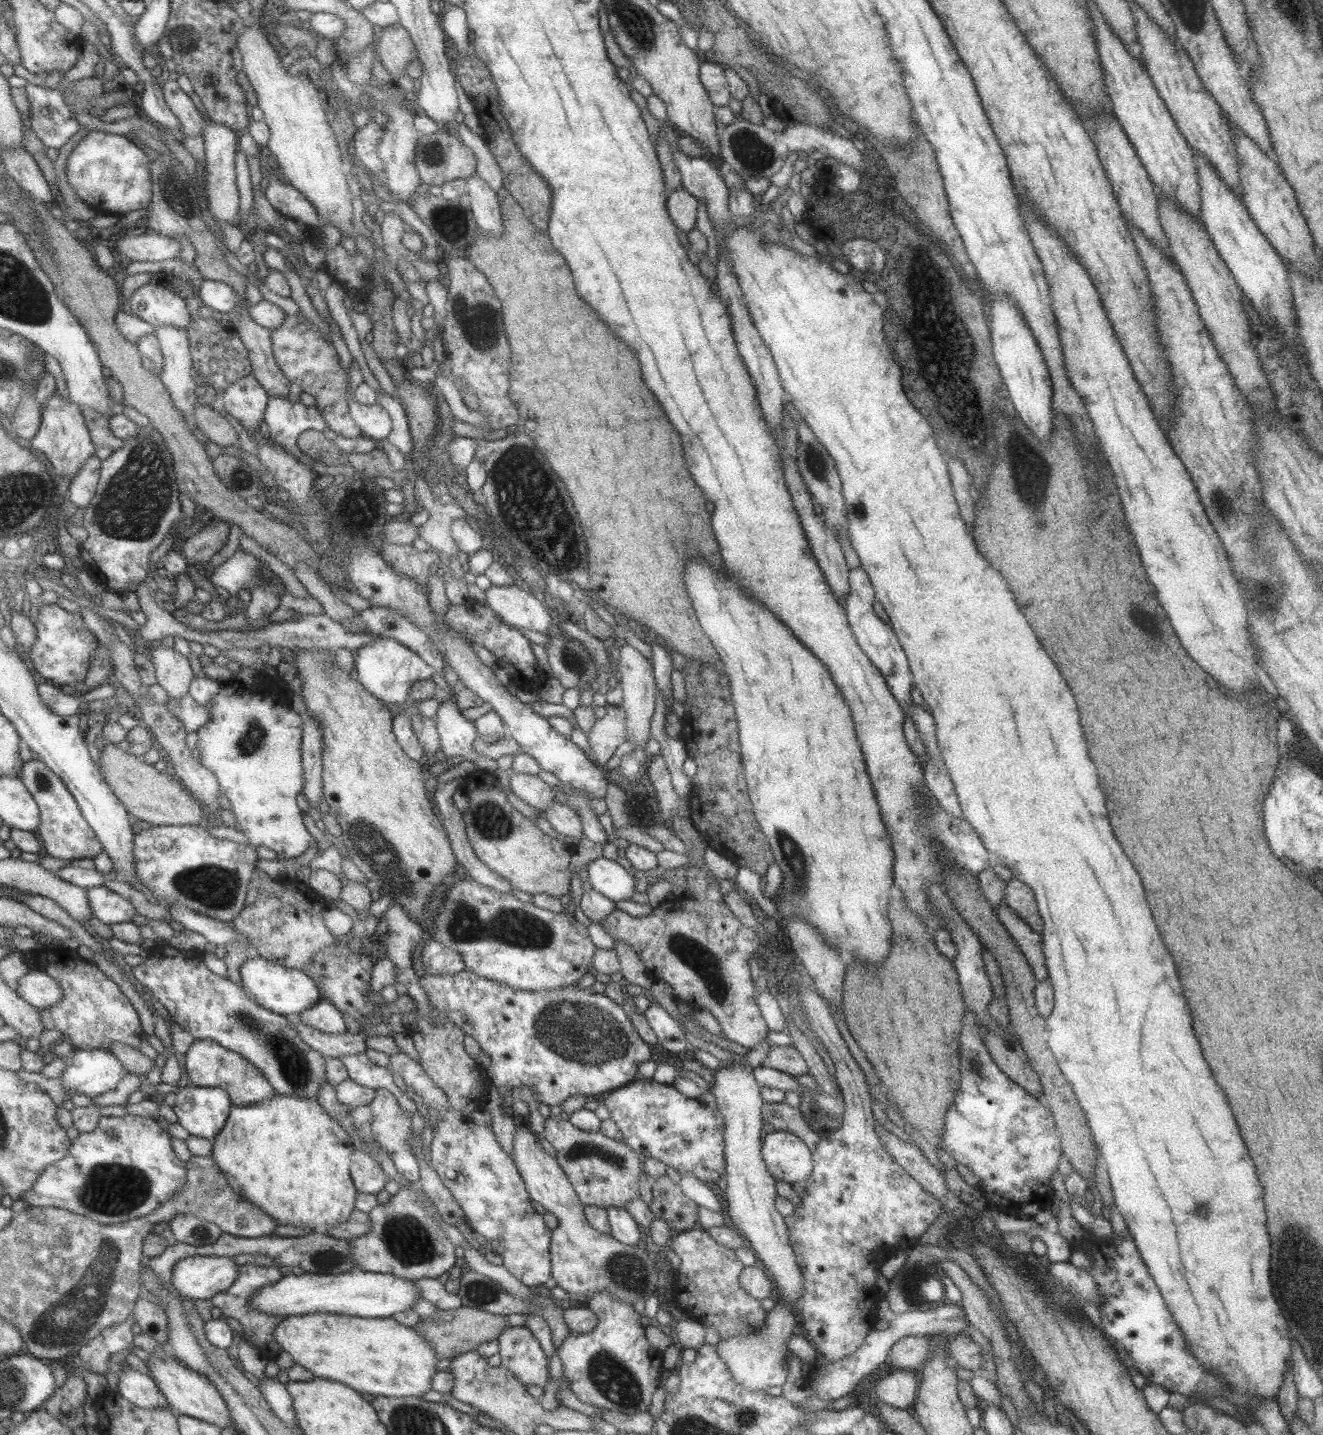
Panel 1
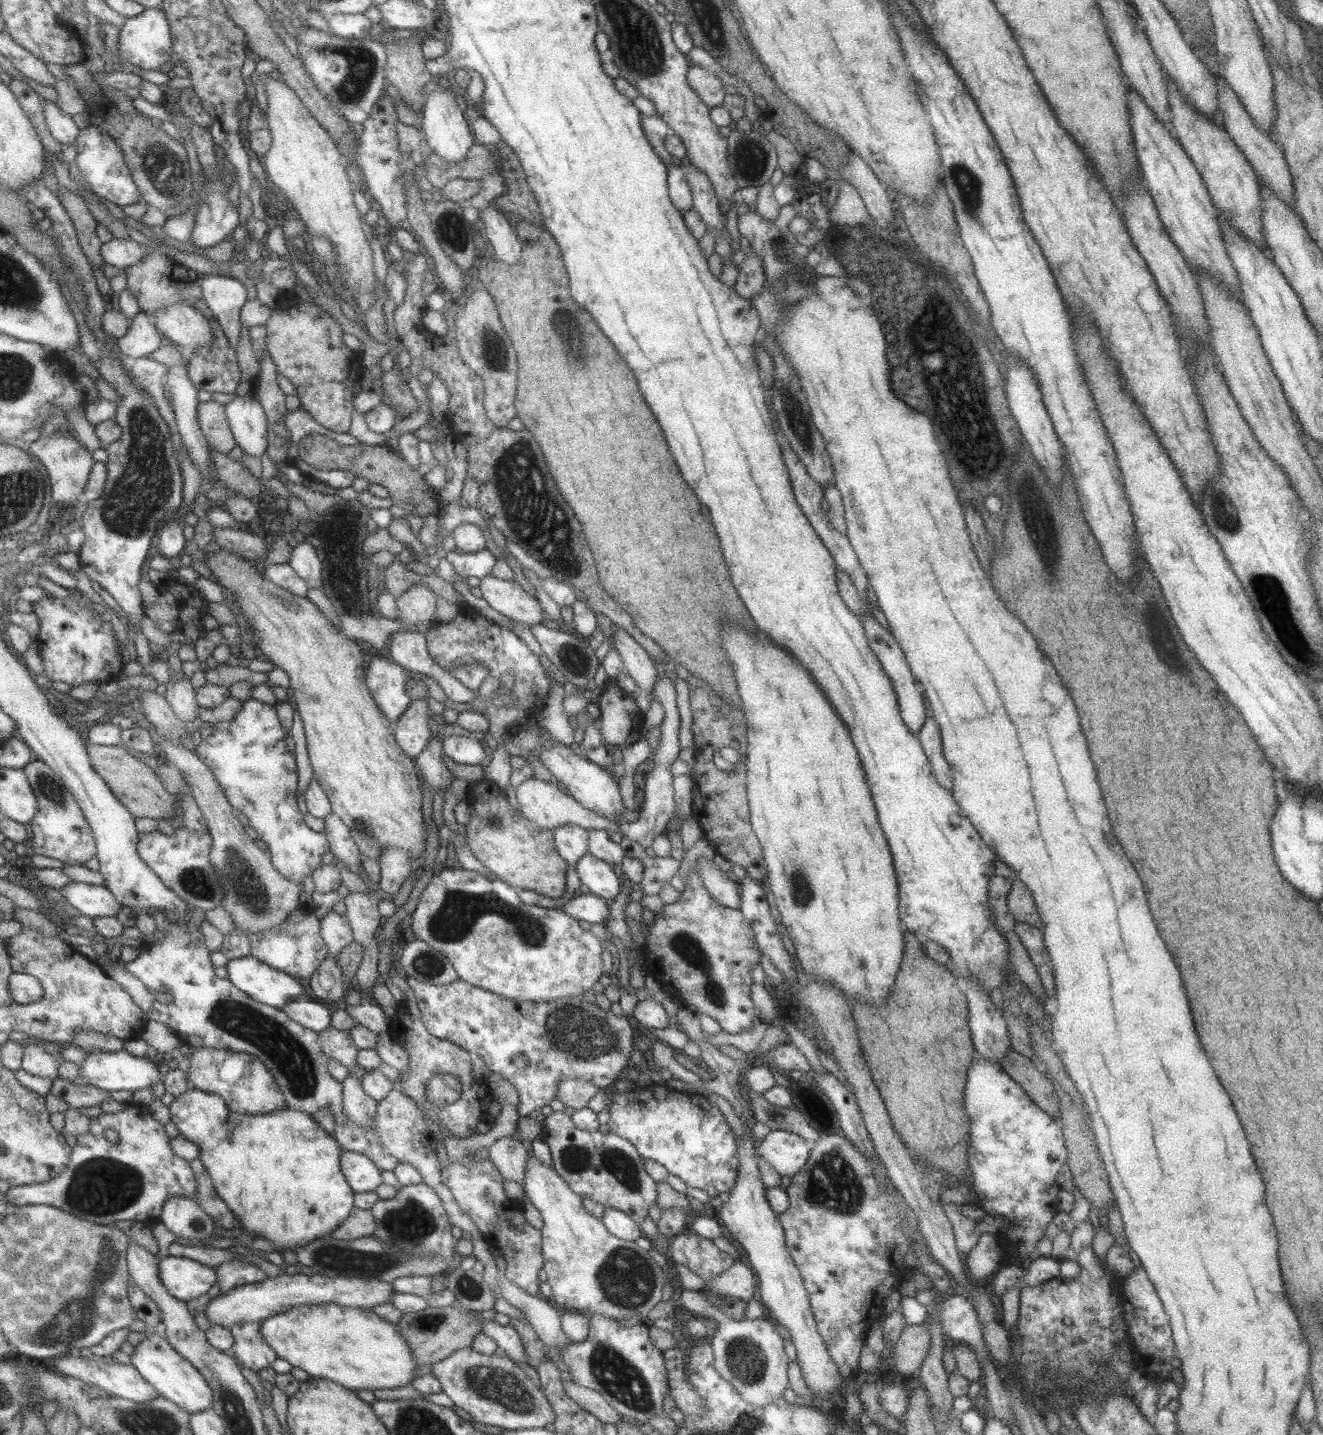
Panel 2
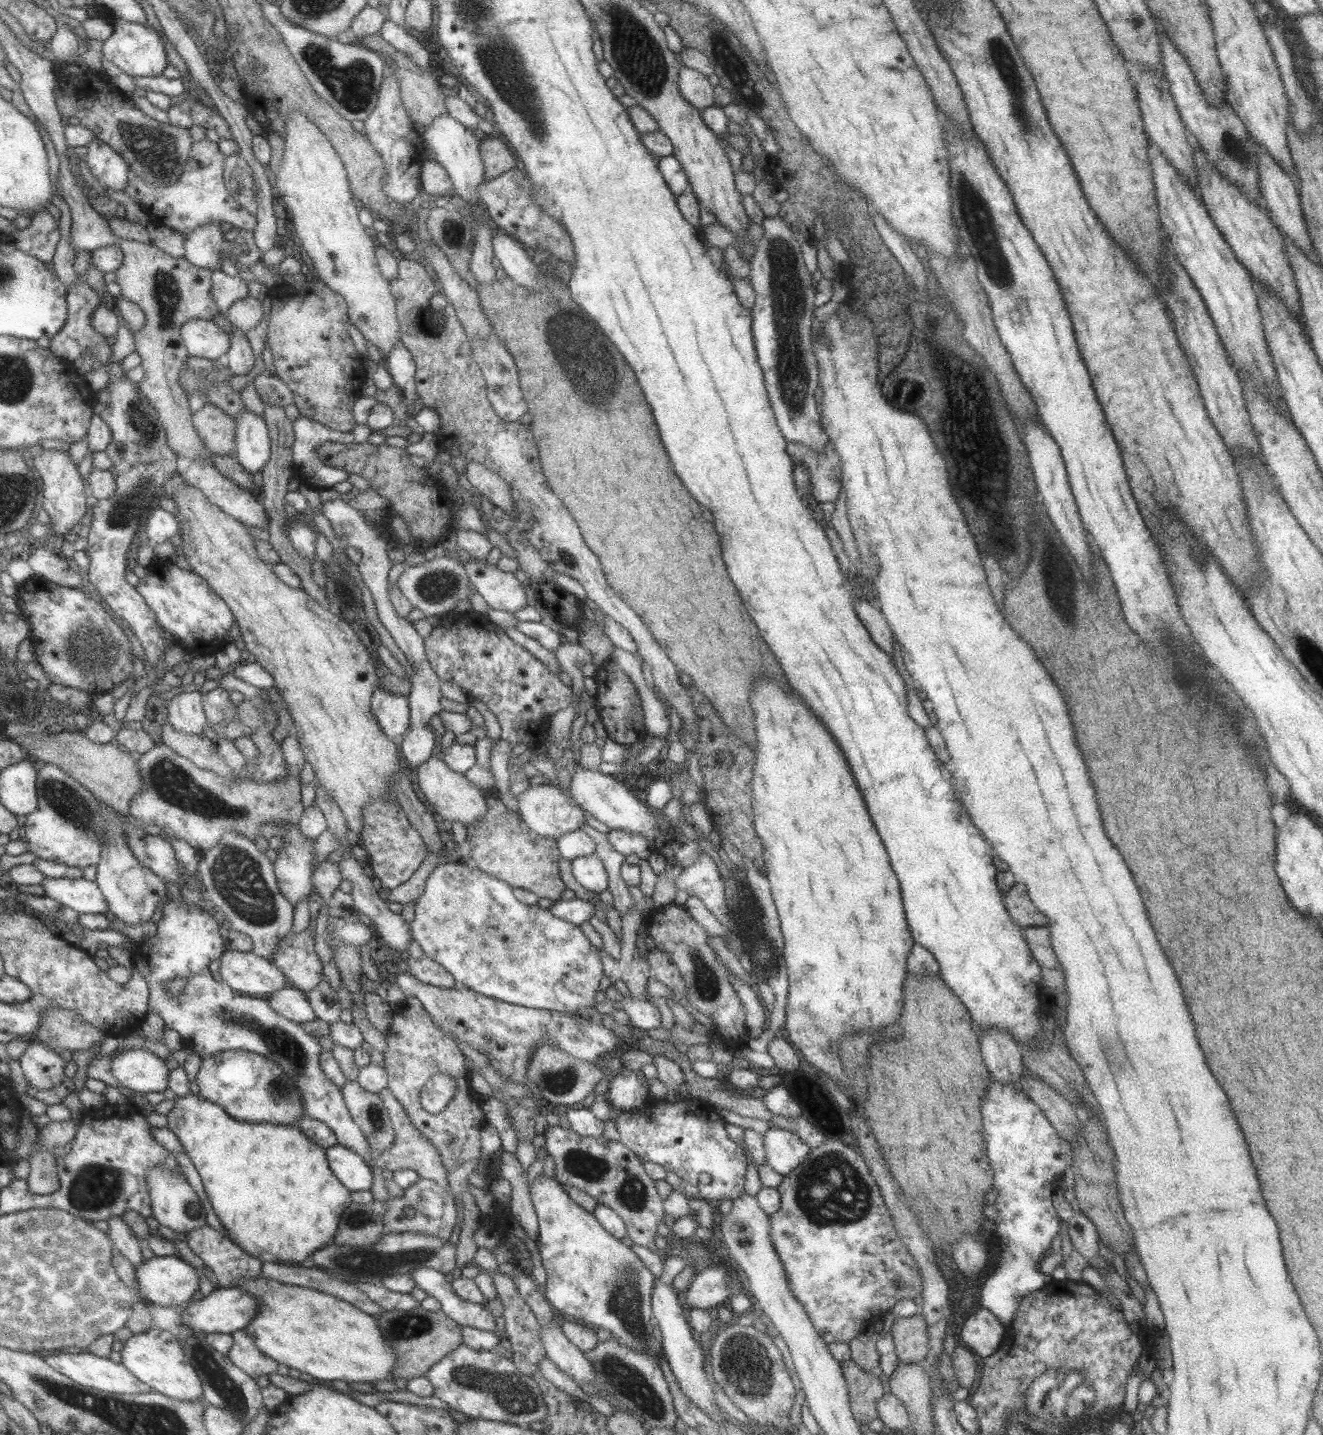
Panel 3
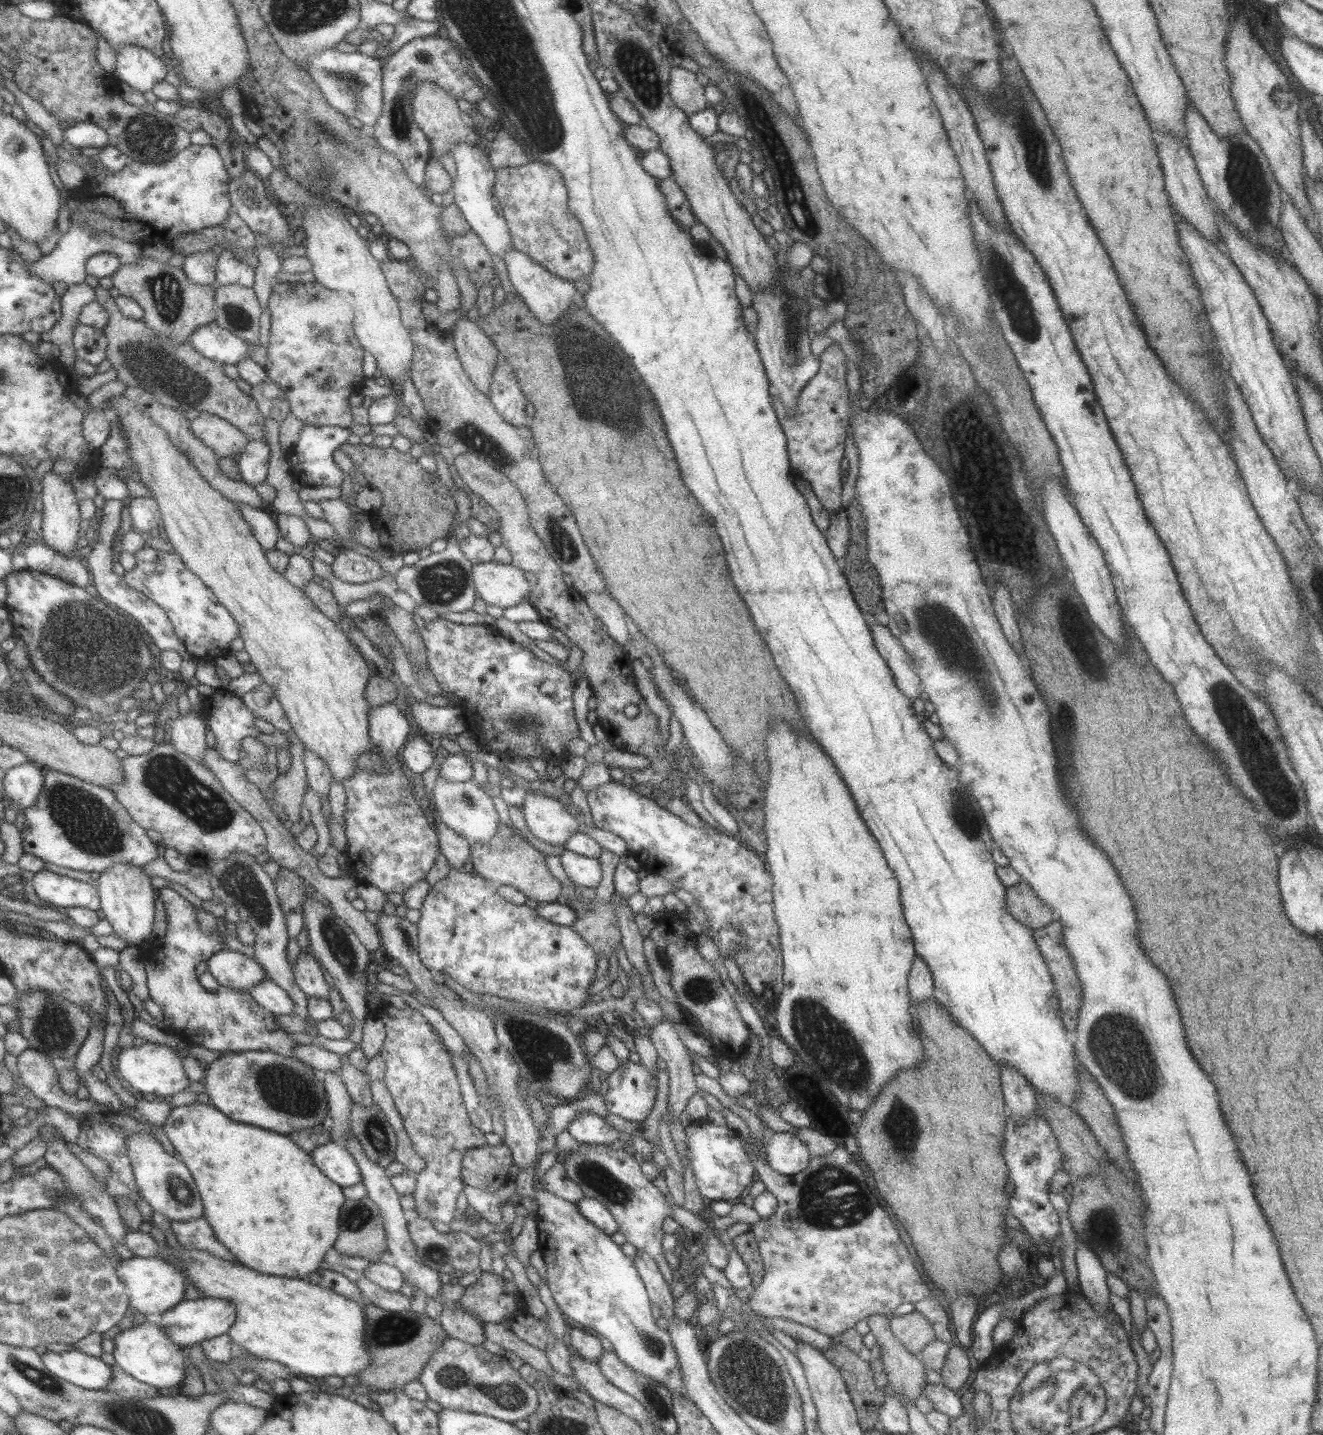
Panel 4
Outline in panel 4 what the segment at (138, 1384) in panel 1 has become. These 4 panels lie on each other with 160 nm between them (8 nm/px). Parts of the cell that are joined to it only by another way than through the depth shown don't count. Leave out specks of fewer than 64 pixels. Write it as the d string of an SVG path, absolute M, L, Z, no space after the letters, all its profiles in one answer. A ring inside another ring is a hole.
M77 1348L60 1352L41 1350L43 1362L51 1372L83 1388L102 1389L111 1378L110 1366Z

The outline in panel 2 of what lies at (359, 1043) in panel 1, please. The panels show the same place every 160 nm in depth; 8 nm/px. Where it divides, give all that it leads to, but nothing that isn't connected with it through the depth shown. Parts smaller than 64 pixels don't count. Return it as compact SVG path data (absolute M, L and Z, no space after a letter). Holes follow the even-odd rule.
M329 1027L318 1032L318 1041L329 1059L336 1060L351 1072L352 1066L356 1064L358 1048L353 1044L348 1031Z

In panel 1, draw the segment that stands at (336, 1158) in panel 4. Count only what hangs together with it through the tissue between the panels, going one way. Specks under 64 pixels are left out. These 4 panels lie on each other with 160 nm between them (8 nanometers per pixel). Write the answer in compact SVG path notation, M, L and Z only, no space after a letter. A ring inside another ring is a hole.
M354 1149L350 1160L349 1175L357 1193L376 1195L384 1188L388 1178L372 1156L367 1156L366 1152Z

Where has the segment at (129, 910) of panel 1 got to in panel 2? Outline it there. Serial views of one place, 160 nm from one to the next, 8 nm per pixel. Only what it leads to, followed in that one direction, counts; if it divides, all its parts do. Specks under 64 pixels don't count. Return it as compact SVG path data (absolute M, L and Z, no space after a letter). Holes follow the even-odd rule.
M71 881L59 891L66 902L80 911L81 915L91 919L98 916L116 916L121 910L120 904L103 885Z

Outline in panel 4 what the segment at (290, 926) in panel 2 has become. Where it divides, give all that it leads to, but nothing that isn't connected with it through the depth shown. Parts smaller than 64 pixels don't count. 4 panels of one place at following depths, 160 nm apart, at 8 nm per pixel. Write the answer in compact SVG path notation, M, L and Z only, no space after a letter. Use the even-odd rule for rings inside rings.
M307 949L301 950L296 962L291 962L291 970L295 984L304 992L307 998L327 998L329 985L323 978L321 966Z

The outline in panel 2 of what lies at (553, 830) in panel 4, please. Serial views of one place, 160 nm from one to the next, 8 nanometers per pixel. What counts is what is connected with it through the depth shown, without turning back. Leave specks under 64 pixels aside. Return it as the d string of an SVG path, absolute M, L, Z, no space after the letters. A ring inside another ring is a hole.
M531 776L527 780L521 781L519 786L516 786L515 798L519 805L518 811L521 816L527 821L533 822L538 828L553 832L559 826L573 824L585 829L587 832L589 830L609 830L621 834L619 824L613 824L604 817L583 808L571 795L559 790L556 783L535 779L535 777Z

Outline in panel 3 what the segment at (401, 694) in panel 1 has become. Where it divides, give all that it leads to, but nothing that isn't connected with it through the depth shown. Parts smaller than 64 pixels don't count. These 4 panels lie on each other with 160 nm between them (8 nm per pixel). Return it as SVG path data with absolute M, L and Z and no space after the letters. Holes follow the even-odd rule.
M375 686L370 699L370 710L387 739L398 743L409 731L409 706L405 695L395 695Z

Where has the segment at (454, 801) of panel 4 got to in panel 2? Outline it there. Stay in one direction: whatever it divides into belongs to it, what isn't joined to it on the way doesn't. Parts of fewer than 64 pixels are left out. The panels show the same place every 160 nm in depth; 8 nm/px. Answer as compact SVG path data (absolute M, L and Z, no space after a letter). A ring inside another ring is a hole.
M435 735L431 736L427 747L413 758L421 781L425 781L425 784L429 786L430 793L436 794L438 788L443 788L442 800L444 793L449 790L451 781L454 779L451 771L447 770L447 766L444 766L443 758L441 739Z

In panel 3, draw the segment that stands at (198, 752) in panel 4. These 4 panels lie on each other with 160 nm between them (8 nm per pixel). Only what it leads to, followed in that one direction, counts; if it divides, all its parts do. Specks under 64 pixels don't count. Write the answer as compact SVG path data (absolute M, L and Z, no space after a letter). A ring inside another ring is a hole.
M181 692L167 701L166 722L175 732L185 735L202 735L208 723L202 710L201 693Z

